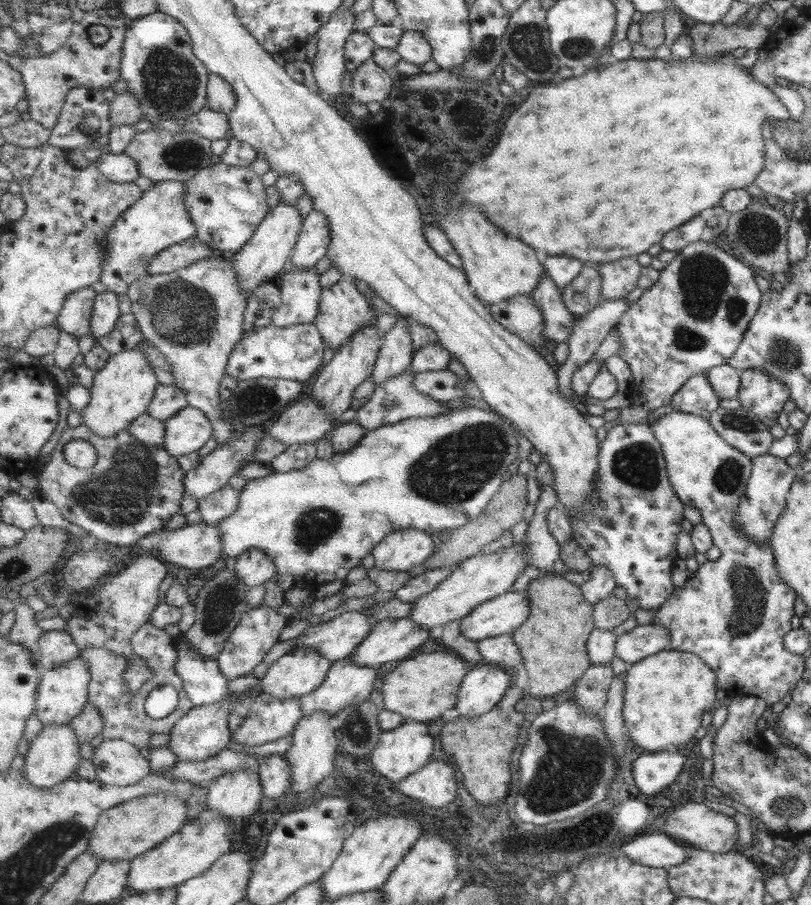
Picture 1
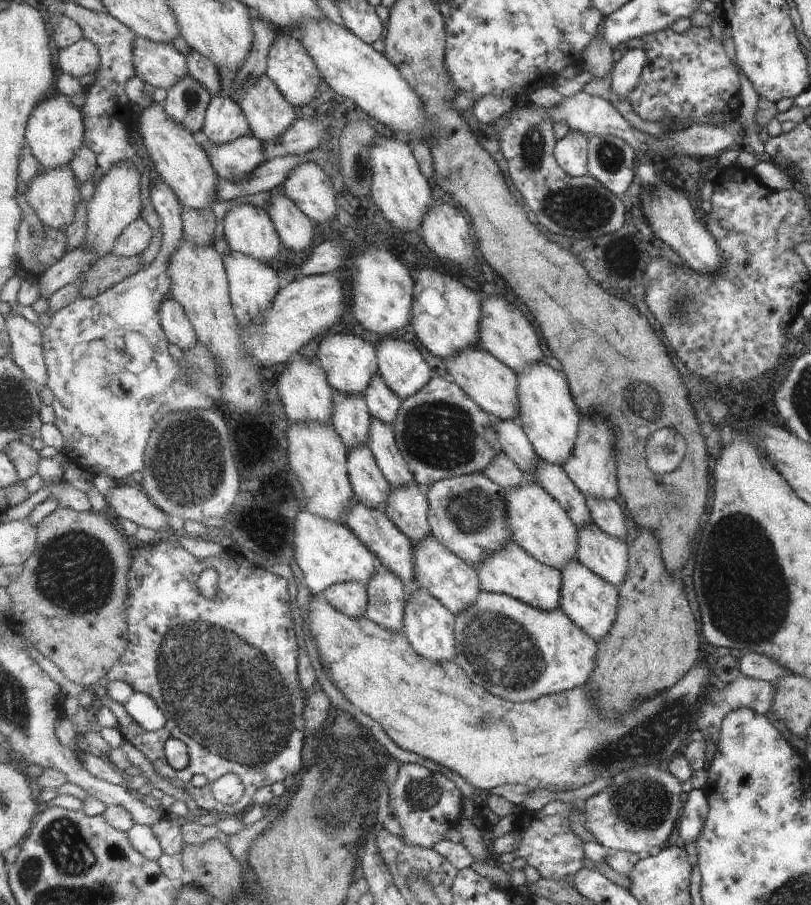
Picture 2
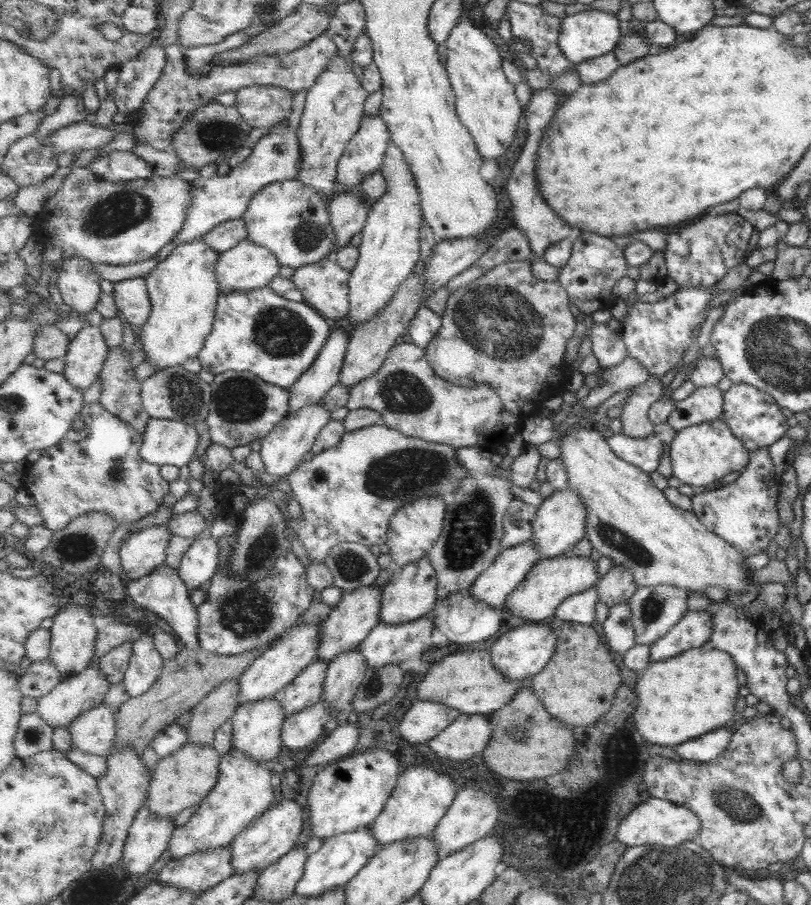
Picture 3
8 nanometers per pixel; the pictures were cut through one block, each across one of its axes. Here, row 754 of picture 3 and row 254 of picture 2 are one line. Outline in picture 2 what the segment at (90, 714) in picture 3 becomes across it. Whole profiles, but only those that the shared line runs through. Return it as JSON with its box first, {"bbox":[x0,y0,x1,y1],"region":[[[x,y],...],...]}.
{"bbox":[86,161,141,259],"region":[[[121,161],[102,177],[95,193],[86,204],[88,208],[88,235],[86,242],[98,254],[98,259],[112,252],[118,236],[141,218],[141,171],[129,161]]]}

